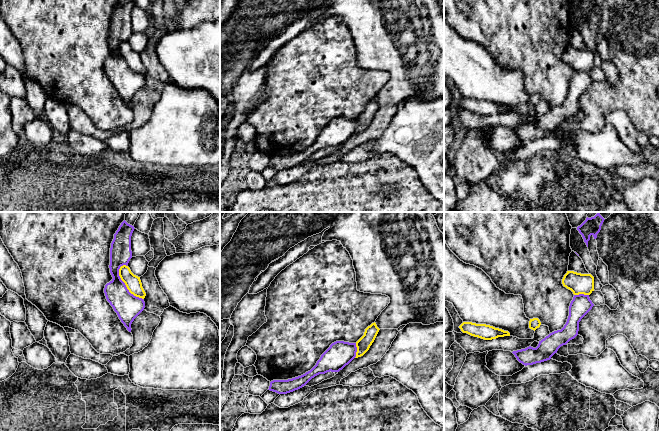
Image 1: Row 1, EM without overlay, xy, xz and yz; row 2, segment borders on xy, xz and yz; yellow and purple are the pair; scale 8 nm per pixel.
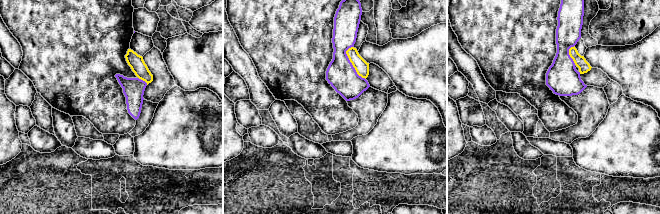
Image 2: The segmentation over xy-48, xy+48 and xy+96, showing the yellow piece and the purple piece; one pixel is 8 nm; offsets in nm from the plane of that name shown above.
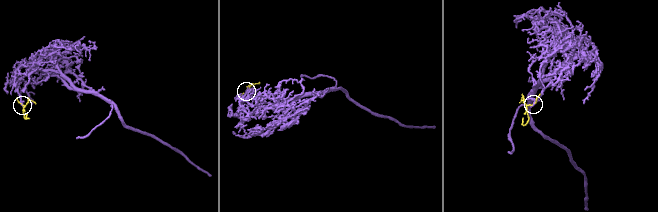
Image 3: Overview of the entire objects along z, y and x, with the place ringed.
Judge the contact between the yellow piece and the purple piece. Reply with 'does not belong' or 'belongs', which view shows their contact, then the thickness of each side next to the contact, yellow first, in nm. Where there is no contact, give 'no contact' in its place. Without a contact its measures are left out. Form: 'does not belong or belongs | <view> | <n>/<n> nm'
does not belong | xy | 130/200 nm

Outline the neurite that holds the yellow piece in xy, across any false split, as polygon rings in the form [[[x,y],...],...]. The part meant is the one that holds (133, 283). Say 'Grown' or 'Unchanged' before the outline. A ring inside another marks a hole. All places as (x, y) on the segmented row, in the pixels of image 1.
Unchanged. [[[128,266],[120,267],[119,276],[131,294],[142,299],[145,298],[146,293],[142,287],[140,277],[134,275]]]

